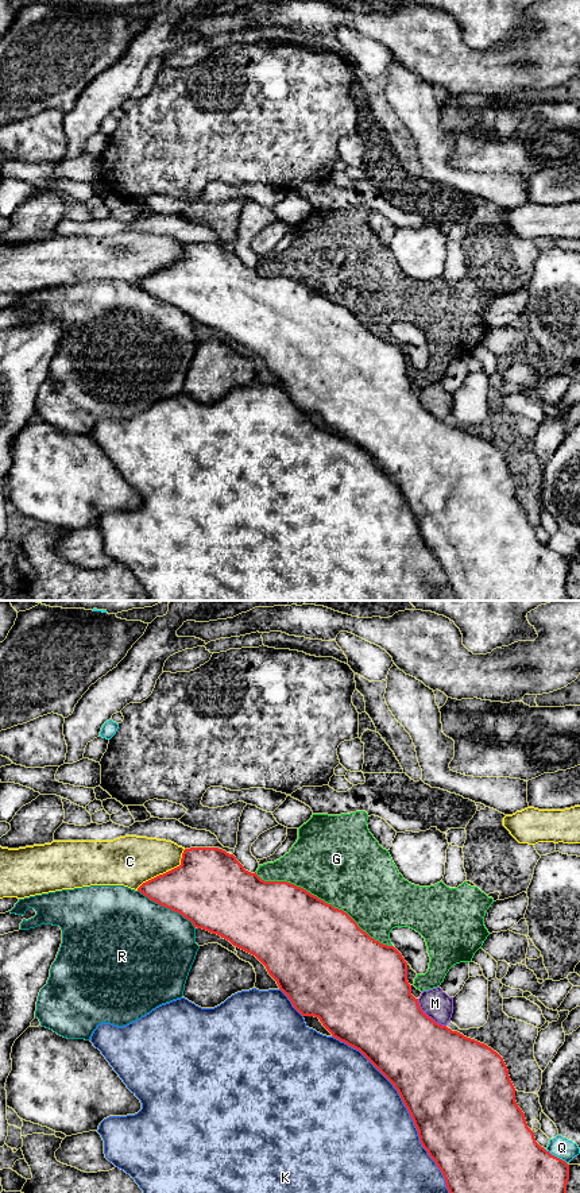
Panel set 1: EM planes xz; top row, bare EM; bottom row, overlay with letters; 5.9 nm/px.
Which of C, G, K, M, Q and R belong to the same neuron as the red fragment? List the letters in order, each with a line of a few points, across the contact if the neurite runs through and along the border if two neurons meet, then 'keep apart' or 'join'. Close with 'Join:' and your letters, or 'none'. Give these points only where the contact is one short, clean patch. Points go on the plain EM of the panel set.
C: keep apart
G: keep apart
K: keep apart
M: keep apart
Q: line xz (545, 545), (567, 559); keep apart
R: keep apart
Join: none

